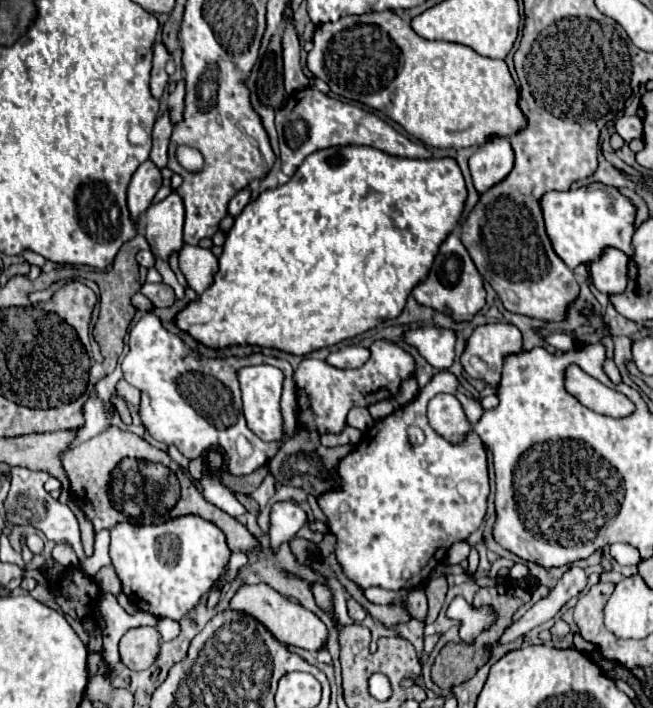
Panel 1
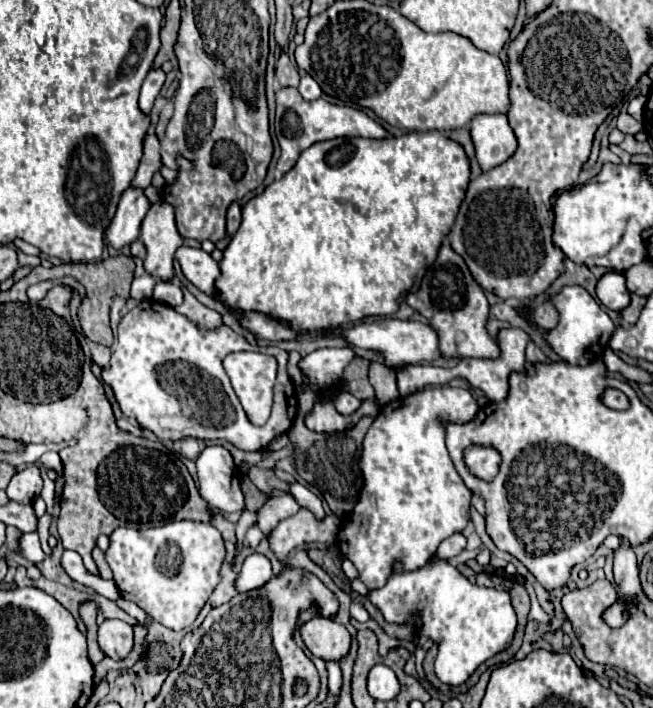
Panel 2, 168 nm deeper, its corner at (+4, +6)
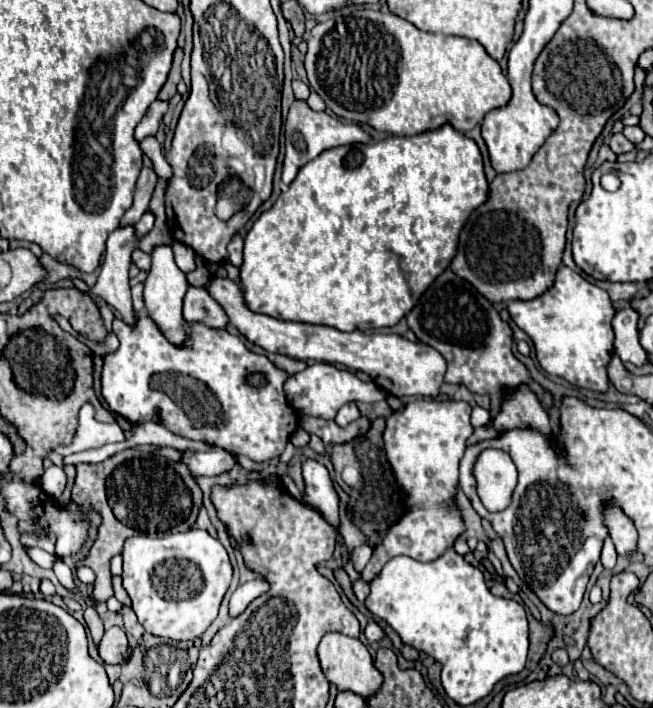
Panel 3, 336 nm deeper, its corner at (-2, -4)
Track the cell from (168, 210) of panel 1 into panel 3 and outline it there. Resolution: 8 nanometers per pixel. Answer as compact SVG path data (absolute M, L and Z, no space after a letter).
M157 246L153 250L153 266L149 270L149 276L145 280L145 308L147 316L159 326L161 334L175 346L175 348L185 348L187 346L187 330L189 322L183 318L183 296L189 288L185 274L177 268L173 260L173 250L169 246Z

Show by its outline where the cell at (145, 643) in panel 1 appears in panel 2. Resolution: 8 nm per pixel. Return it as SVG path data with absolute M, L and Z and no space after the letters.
M105 620L99 626L99 646L113 660L127 658L133 650L133 626L123 620Z

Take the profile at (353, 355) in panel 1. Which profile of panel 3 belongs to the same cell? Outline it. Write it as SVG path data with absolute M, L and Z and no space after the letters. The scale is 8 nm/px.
M315 362L303 372L291 374L285 382L285 396L299 414L317 416L317 418L335 418L337 410L347 402L379 402L385 398L385 392L375 382L361 382L353 372L341 370L327 362Z

